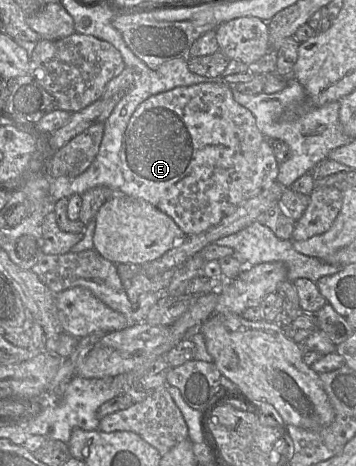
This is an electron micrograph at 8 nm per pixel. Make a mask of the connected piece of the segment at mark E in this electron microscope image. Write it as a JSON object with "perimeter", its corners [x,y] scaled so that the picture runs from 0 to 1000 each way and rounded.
{"perimeter":[[[576,176],[430,204],[376,238],[337,322],[348,393],[334,412],[393,425],[480,466],[522,506],[612,483],[694,429],[778,388],[784,350],[764,303],[725,277],[713,247],[666,221],[643,180]]]}

